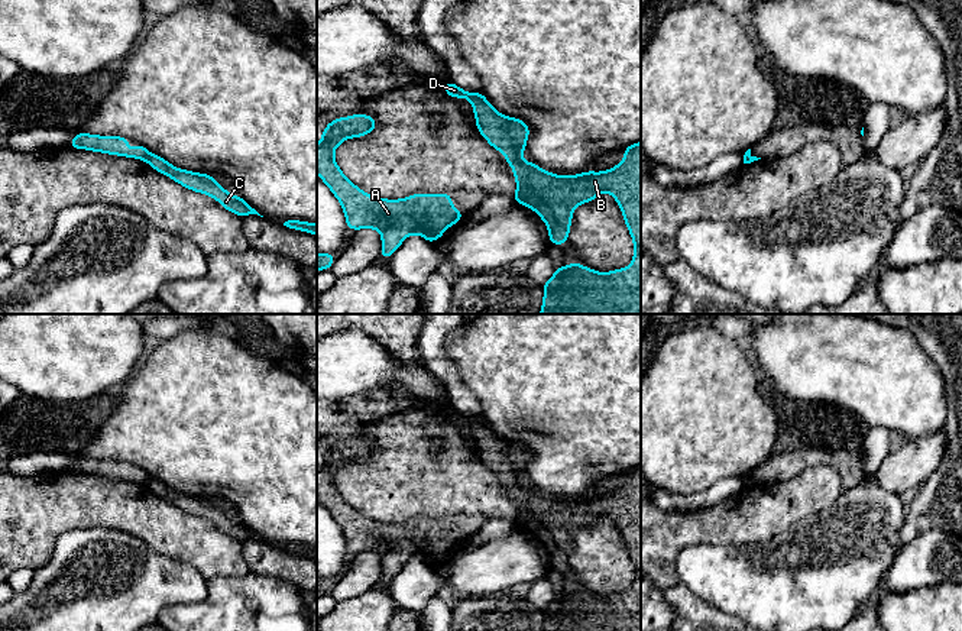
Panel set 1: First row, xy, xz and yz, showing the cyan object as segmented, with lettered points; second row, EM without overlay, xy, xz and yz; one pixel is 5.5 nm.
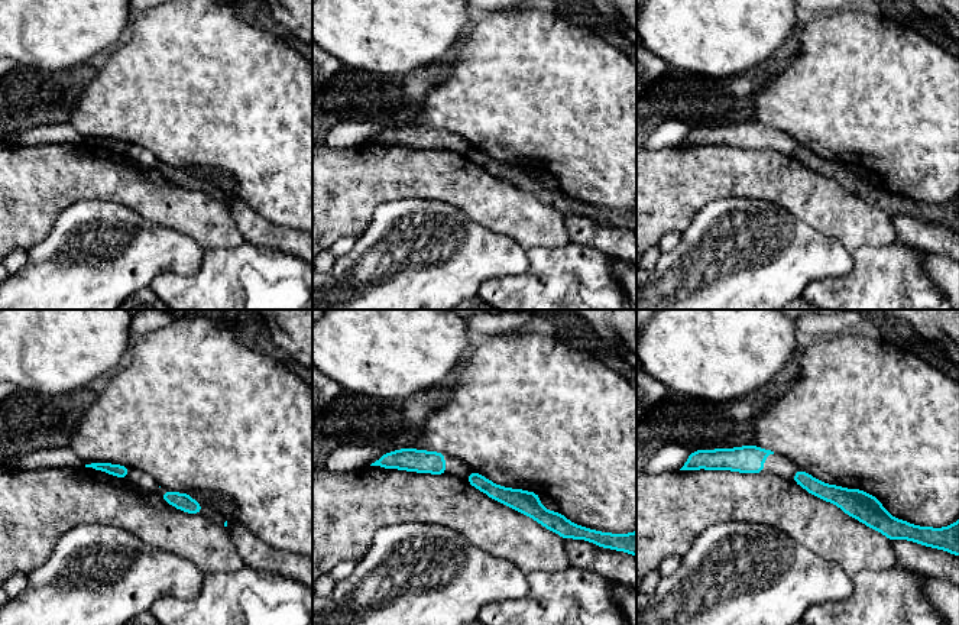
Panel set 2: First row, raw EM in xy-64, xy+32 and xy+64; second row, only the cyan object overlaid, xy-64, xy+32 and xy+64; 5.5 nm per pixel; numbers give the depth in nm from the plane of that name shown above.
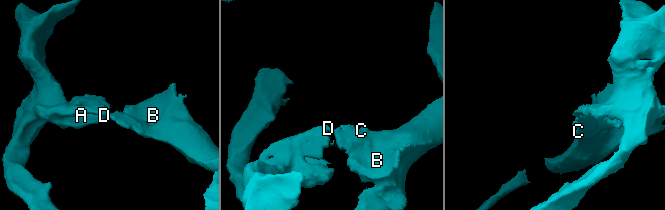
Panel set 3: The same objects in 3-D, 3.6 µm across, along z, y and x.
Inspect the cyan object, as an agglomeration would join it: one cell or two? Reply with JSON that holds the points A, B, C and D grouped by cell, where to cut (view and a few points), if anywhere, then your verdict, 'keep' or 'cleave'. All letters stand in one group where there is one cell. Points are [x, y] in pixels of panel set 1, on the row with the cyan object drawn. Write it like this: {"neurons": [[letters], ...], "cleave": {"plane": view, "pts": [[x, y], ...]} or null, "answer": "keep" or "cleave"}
{"neurons": [["A", "D"], ["B", "C"]], "cleave": {"plane": "xy", "pts": [[149, 154], [143, 159]]}, "answer": "cleave"}

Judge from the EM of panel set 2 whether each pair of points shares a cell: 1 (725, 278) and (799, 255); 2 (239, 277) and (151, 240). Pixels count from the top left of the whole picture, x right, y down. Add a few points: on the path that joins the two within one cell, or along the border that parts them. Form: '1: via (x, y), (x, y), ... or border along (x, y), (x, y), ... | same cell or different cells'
1: via (744, 259), (749, 256), (780, 255) | same cell
2: border along (206, 251), (195, 272), (171, 274) | different cells

